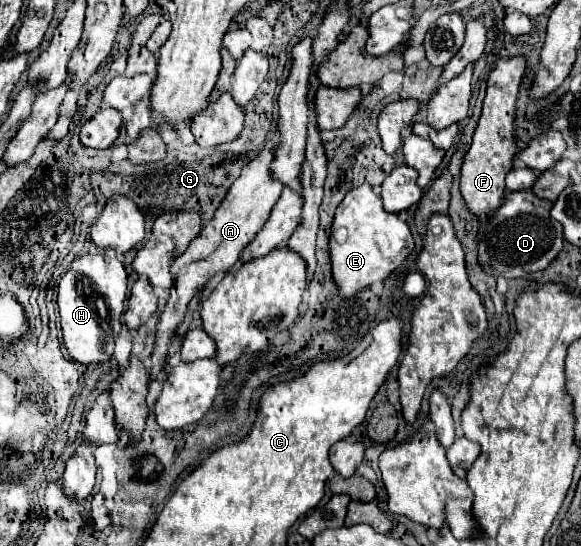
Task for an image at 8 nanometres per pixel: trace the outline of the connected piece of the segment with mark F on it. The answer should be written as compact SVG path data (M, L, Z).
M523 55L503 57L497 61L495 69L487 79L483 113L479 117L477 129L473 133L473 143L461 167L461 193L467 201L467 207L479 217L487 217L503 201L505 175L511 171L511 161L517 155L517 143L513 141L513 111L525 69L527 61Z

